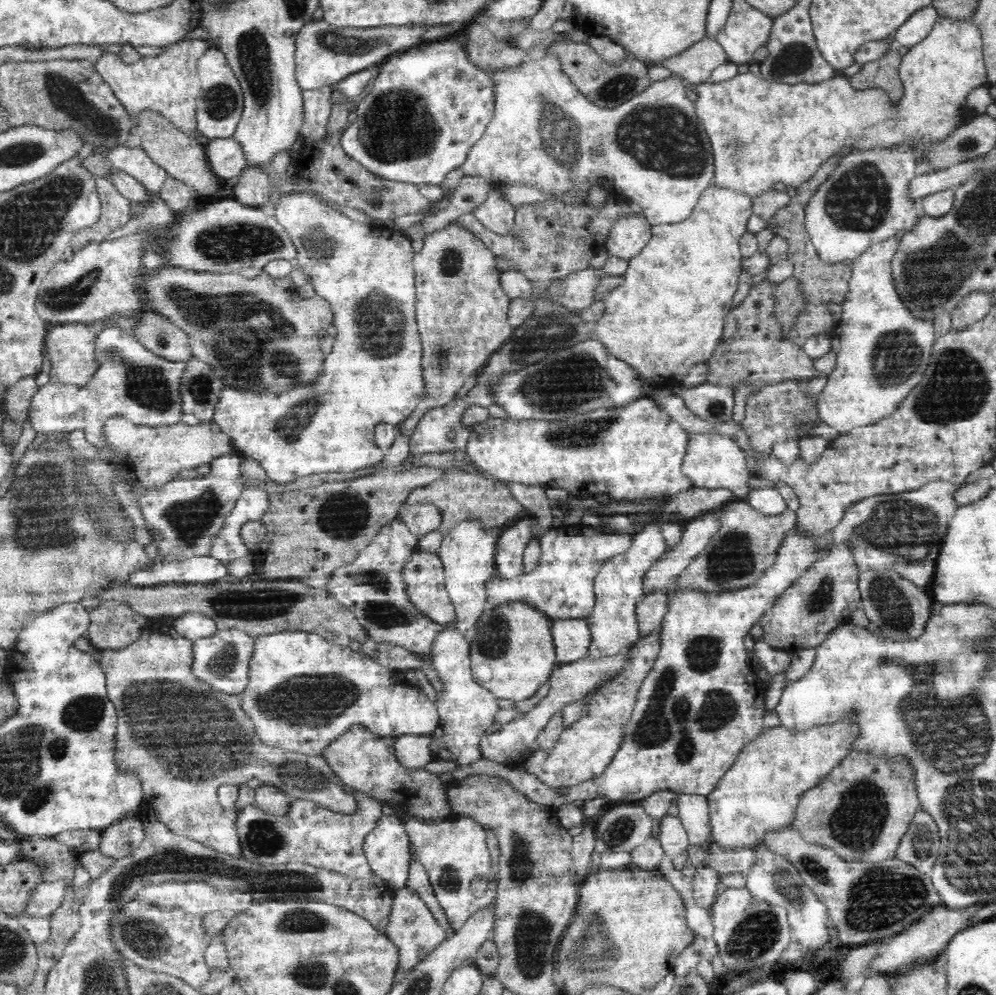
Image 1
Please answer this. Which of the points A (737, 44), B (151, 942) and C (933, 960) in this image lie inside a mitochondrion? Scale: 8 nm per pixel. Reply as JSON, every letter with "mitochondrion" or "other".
{"A":"other","B":"mitochondrion","C":"other"}

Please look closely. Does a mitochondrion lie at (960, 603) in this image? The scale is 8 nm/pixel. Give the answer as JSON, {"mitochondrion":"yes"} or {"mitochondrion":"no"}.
{"mitochondrion":"no"}

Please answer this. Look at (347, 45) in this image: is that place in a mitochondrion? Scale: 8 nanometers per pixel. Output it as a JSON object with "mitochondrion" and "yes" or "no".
{"mitochondrion":"yes"}

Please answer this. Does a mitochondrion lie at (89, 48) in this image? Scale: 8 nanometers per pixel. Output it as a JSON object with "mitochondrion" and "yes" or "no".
{"mitochondrion":"no"}

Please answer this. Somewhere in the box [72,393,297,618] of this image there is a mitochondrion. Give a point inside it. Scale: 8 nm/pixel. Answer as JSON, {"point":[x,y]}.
{"point":[190,520]}

